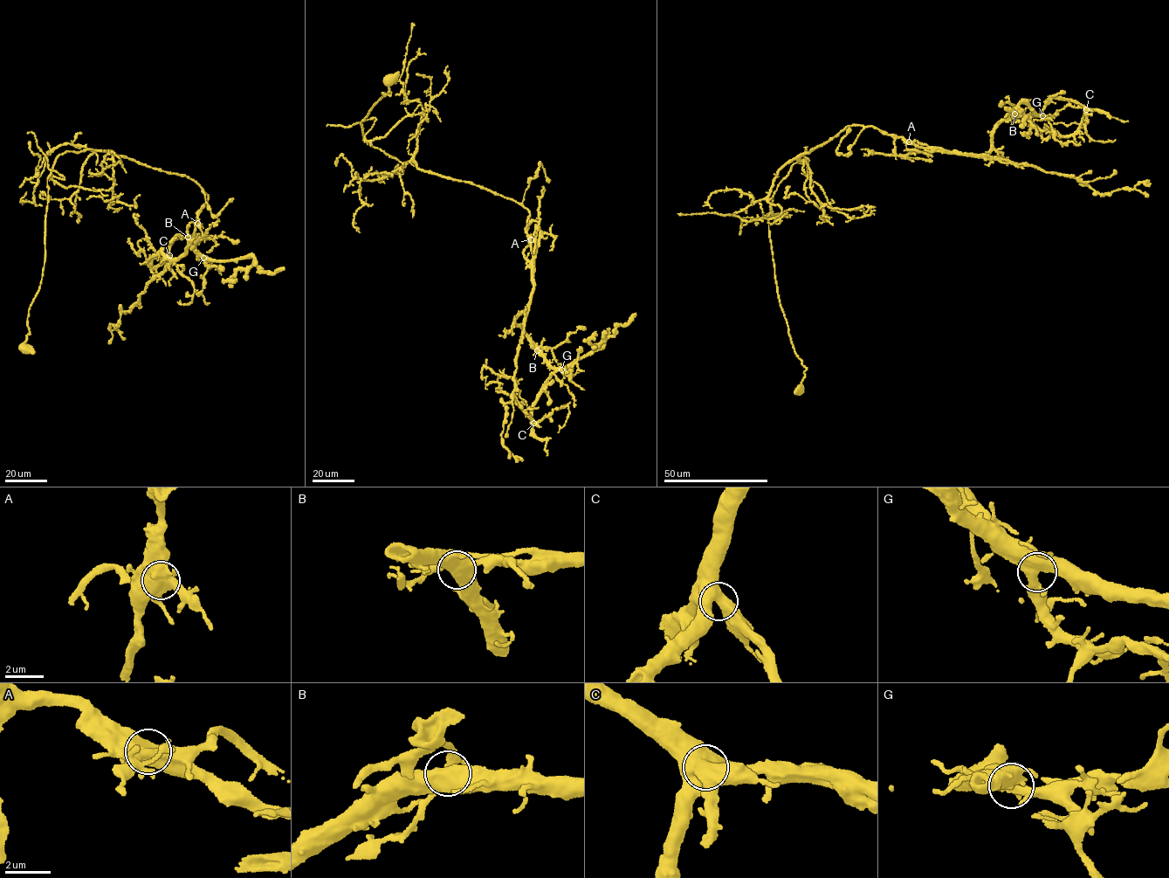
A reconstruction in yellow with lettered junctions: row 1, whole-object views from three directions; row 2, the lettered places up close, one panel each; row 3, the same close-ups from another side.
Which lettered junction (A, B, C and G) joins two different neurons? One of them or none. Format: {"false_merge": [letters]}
{"false_merge": ["A"]}

